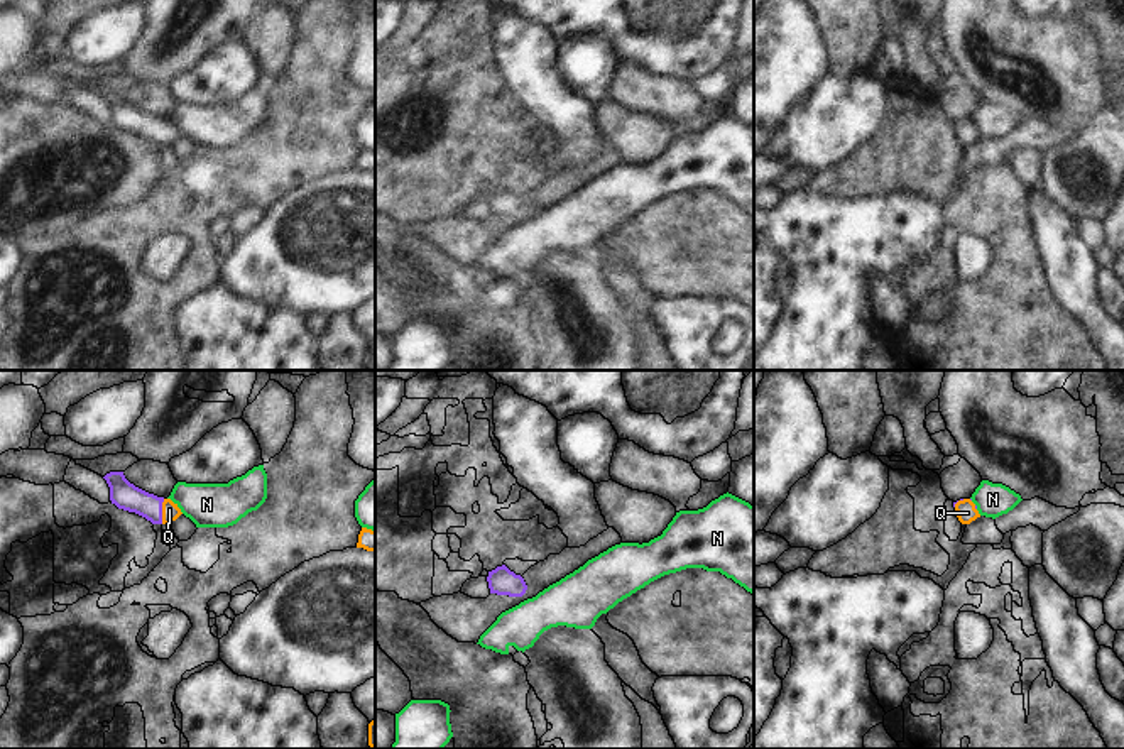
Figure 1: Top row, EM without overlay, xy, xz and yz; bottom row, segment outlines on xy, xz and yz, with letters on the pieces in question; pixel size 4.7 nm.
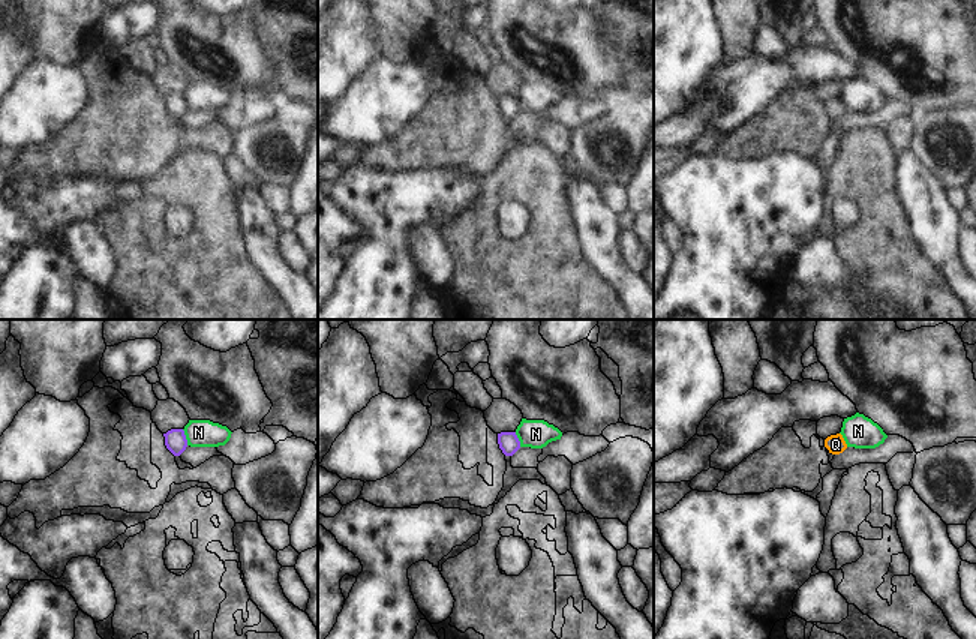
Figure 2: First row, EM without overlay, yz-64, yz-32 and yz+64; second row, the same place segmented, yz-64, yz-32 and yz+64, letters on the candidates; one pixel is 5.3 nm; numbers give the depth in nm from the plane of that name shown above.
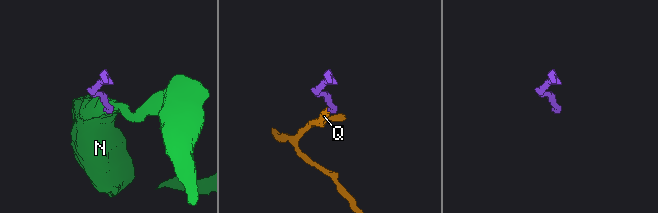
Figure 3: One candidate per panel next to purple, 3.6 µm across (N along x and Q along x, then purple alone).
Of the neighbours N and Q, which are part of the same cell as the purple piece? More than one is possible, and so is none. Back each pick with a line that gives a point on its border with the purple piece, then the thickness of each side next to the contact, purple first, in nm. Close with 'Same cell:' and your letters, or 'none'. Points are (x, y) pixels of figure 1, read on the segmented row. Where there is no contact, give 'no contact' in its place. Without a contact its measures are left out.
Q: xy (161, 511) | 130/80 nm
Same cell: Q

